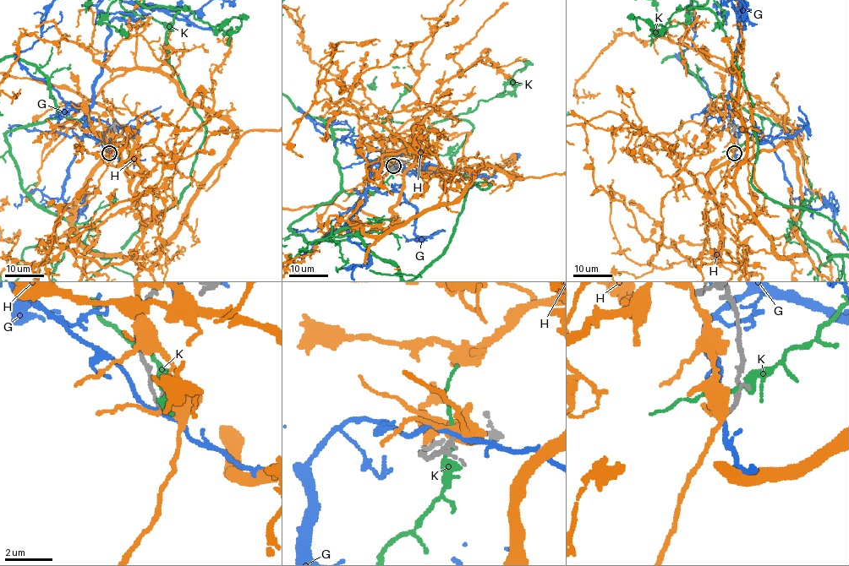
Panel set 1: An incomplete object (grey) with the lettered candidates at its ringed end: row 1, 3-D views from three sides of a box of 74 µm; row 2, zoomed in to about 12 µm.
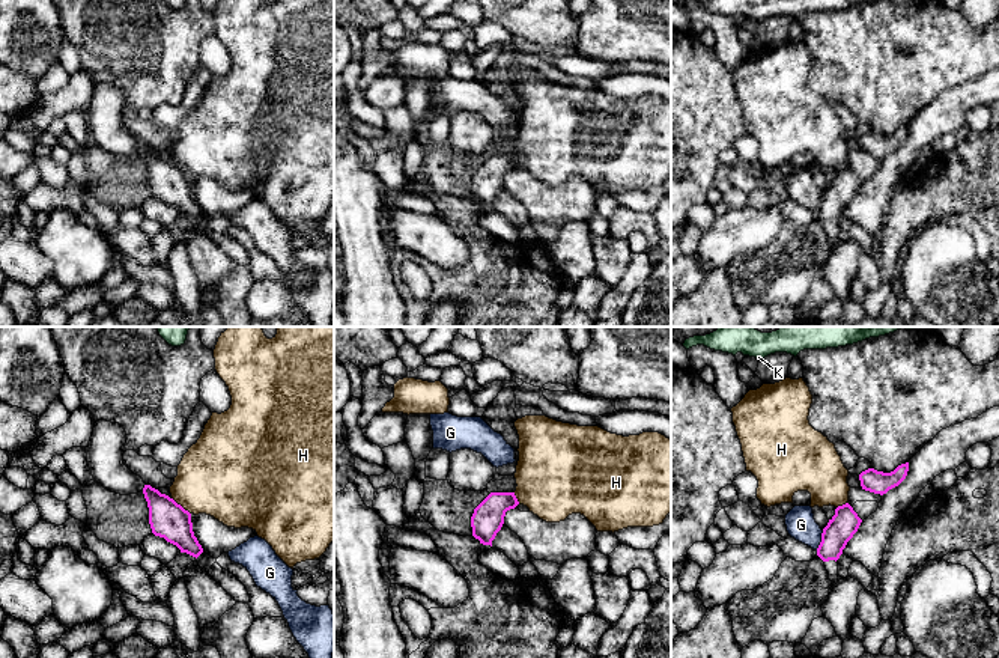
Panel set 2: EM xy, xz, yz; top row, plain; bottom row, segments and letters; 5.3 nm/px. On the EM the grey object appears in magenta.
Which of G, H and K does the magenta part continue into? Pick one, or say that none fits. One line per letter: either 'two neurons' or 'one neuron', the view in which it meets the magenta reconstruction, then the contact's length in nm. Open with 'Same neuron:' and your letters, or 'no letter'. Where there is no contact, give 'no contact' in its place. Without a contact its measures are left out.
Same neuron: no letter
G: two neurons; meets magenta in yz; contact 120 nm long
H: two neurons; meets magenta in xy; contact 140 nm long
K: two neurons; no contact

